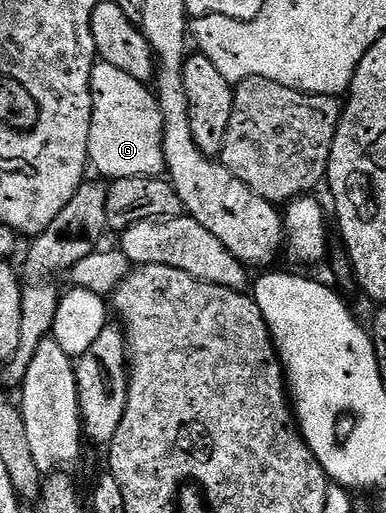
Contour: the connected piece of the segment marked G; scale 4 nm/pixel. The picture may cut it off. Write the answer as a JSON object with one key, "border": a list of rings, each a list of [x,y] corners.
{"border":[[[99,60],[91,73],[91,95],[93,116],[87,149],[90,169],[104,174],[99,176],[107,180],[160,177],[166,171],[167,161],[163,151],[163,117],[152,87]]]}

